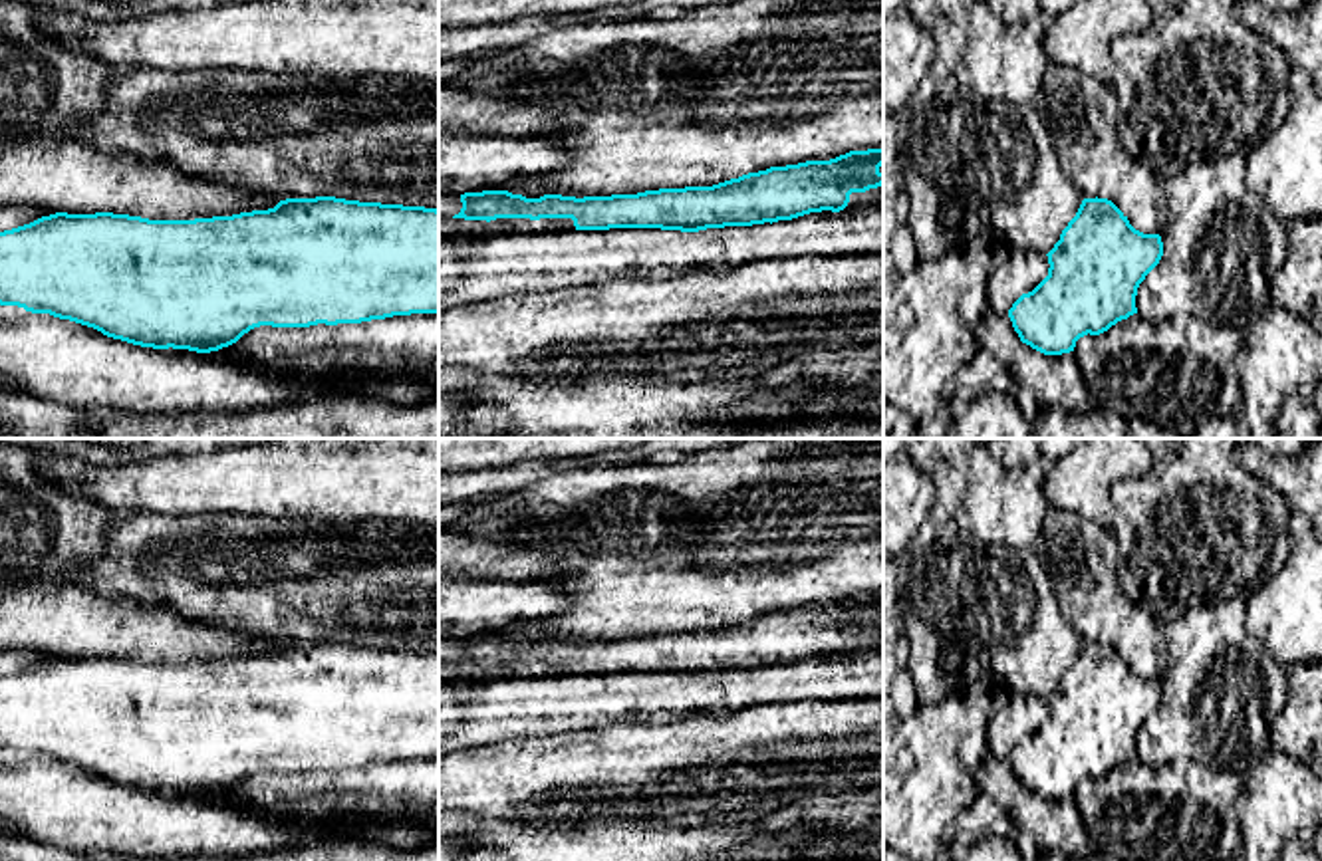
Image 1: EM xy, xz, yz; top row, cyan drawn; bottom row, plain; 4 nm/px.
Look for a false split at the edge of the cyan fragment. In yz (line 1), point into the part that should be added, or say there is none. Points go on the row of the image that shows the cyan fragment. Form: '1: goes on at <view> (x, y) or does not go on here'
1: does not go on here

